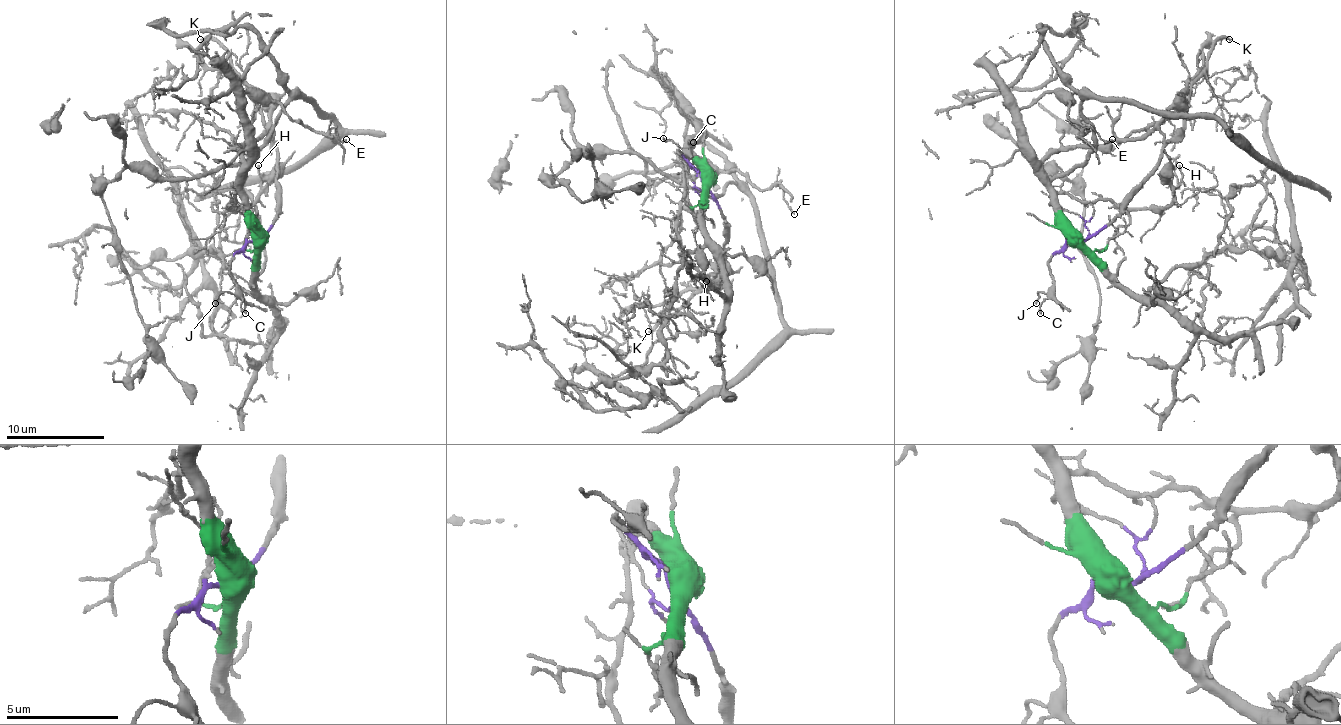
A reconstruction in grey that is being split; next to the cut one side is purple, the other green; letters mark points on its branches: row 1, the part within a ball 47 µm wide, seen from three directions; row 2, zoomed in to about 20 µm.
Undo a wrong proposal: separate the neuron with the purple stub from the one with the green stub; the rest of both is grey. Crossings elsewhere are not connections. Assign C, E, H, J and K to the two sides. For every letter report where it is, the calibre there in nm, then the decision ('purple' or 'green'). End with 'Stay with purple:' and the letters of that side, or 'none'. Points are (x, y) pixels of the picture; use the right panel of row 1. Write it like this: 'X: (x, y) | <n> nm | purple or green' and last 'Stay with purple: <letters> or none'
C: (1040, 313) | 180 nm | purple
E: (1112, 139) | 140 nm | green
H: (1179, 165) | 130 nm | green
J: (1036, 303) | 160 nm | purple
K: (1229, 39) | 200 nm | purple
Stay with purple: C, J, K

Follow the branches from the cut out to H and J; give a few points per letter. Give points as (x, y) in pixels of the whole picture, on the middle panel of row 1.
H: (703, 180), (703, 170), (688, 161), (683, 173), (681, 214), (676, 227), (681, 254), (710, 283), (705, 280)
J: (703, 180), (698, 170), (678, 151), (683, 156), (683, 148), (663, 139)

